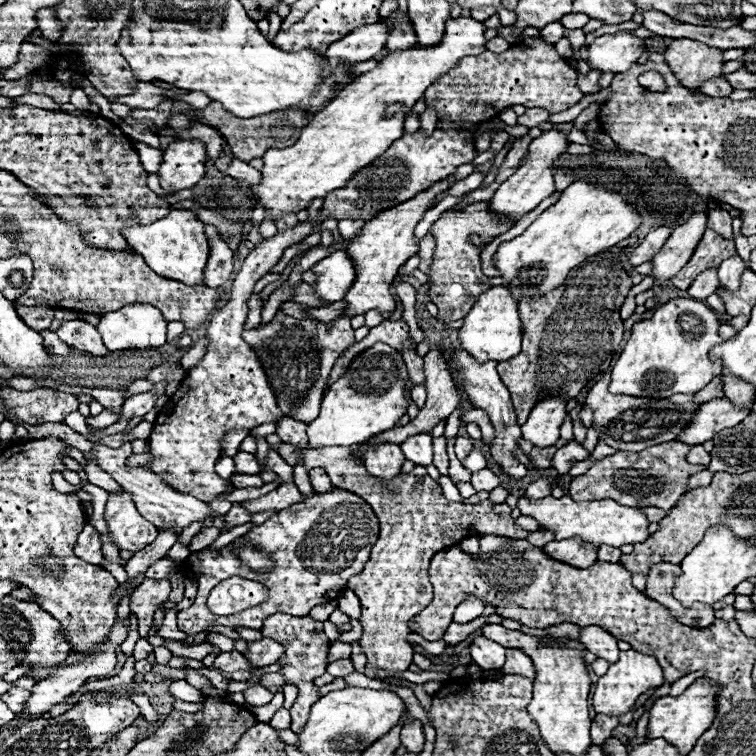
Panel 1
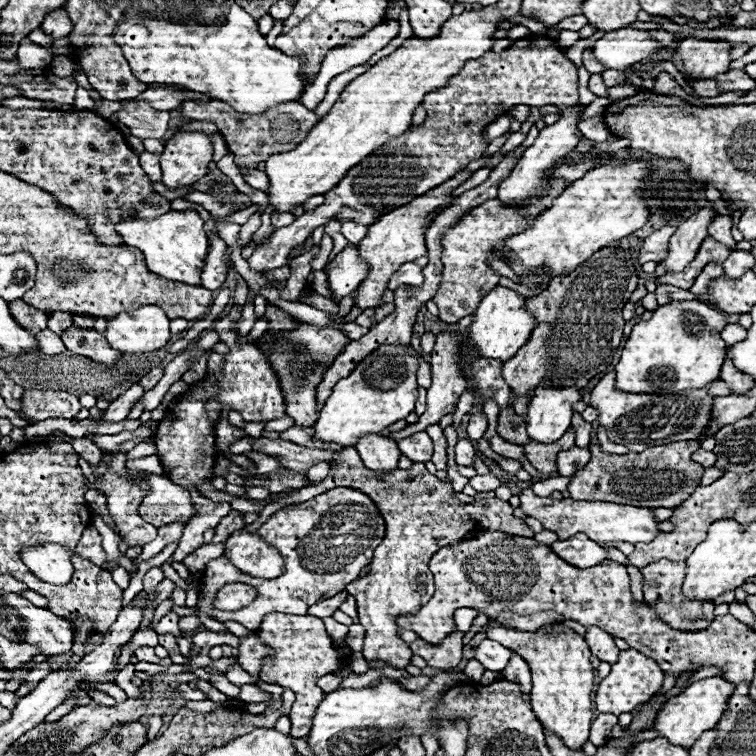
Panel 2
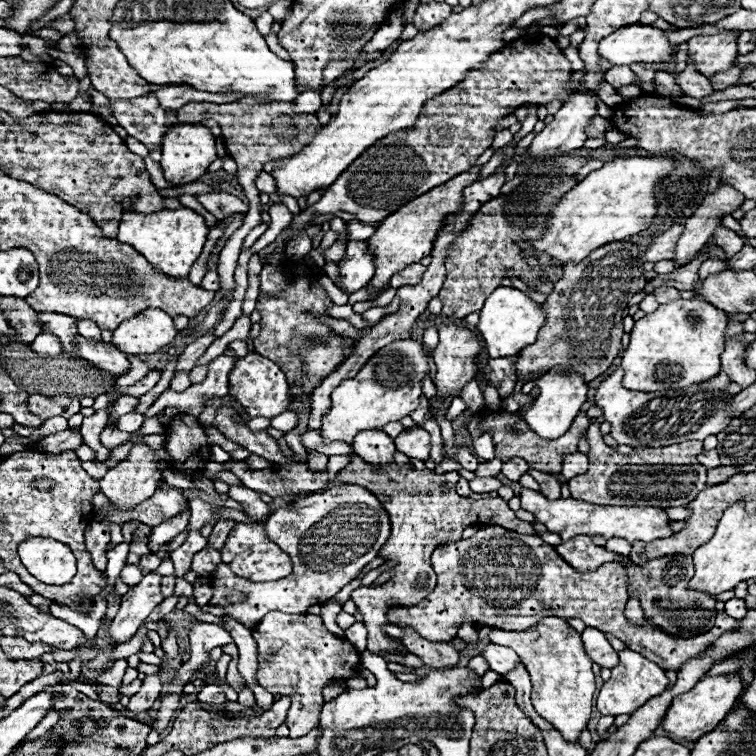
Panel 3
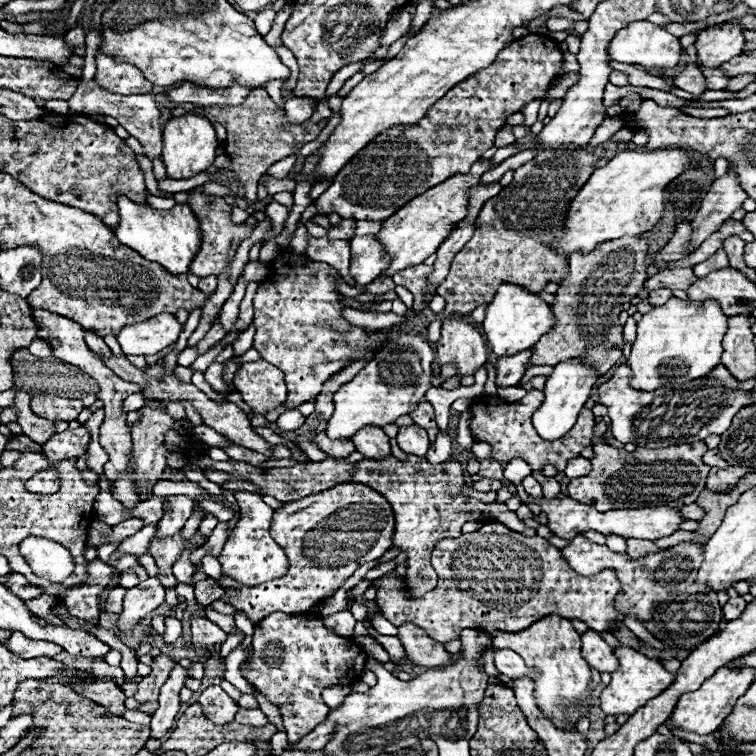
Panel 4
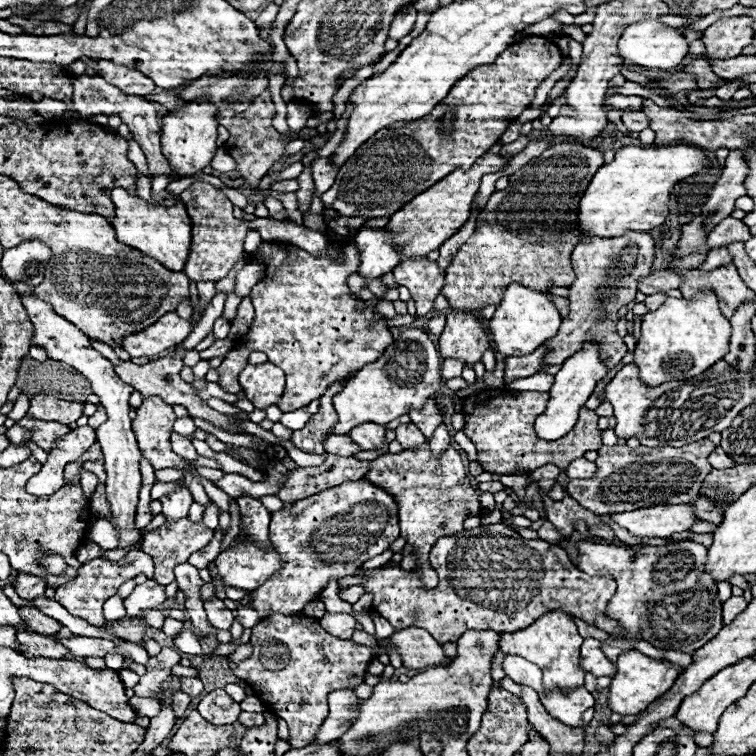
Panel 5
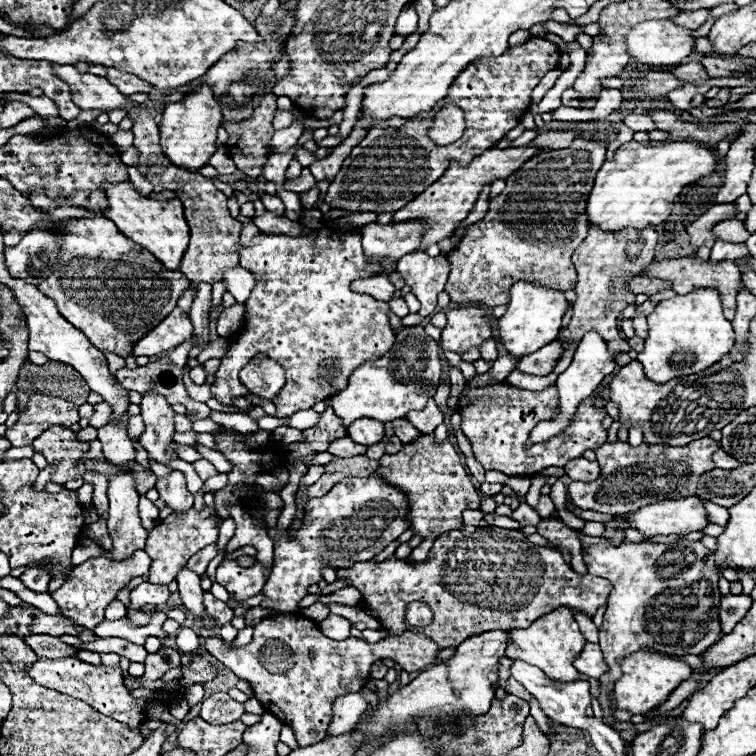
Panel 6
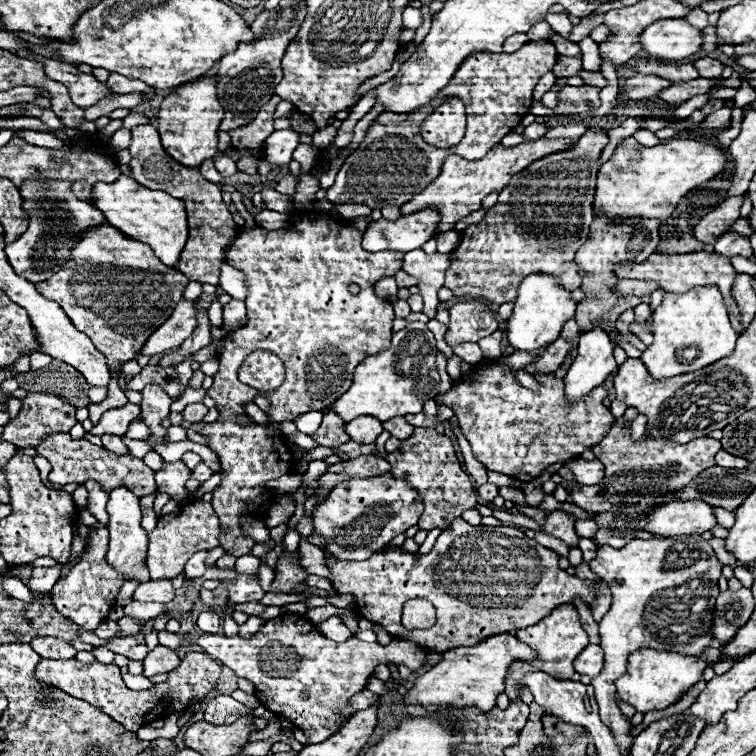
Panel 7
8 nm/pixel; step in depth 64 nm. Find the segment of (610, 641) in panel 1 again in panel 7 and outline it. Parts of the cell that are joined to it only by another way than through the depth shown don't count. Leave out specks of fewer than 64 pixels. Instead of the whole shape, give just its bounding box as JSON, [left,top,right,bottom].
[574,644,604,676]

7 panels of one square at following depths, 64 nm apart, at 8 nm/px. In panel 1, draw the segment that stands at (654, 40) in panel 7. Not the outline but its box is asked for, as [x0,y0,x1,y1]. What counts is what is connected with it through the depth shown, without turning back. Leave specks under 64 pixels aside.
[584,32,644,74]

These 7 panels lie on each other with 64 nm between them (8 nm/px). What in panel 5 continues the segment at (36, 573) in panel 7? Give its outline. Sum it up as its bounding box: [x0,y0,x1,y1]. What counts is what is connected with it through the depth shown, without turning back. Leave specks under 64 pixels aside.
[14,572,46,600]

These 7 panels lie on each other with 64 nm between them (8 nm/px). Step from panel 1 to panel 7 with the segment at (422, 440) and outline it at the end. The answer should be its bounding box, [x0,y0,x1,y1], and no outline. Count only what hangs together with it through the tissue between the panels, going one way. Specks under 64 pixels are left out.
[384,418,414,440]

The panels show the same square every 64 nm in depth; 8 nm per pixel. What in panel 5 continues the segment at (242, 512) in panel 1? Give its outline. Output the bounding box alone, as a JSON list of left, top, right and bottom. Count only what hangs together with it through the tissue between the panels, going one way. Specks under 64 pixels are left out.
[188,526,222,570]

